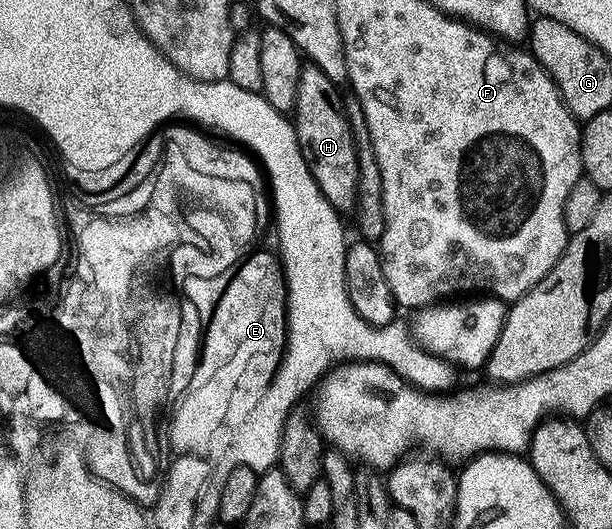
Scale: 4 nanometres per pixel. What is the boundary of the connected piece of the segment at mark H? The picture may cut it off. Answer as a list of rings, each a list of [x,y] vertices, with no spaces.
[[[311,63],[305,64],[297,82],[292,122],[301,155],[312,173],[313,180],[335,210],[345,213],[348,209],[353,210],[357,204],[358,178],[361,171],[358,168],[354,133],[345,113],[342,95],[338,91],[339,86],[323,70]]]

